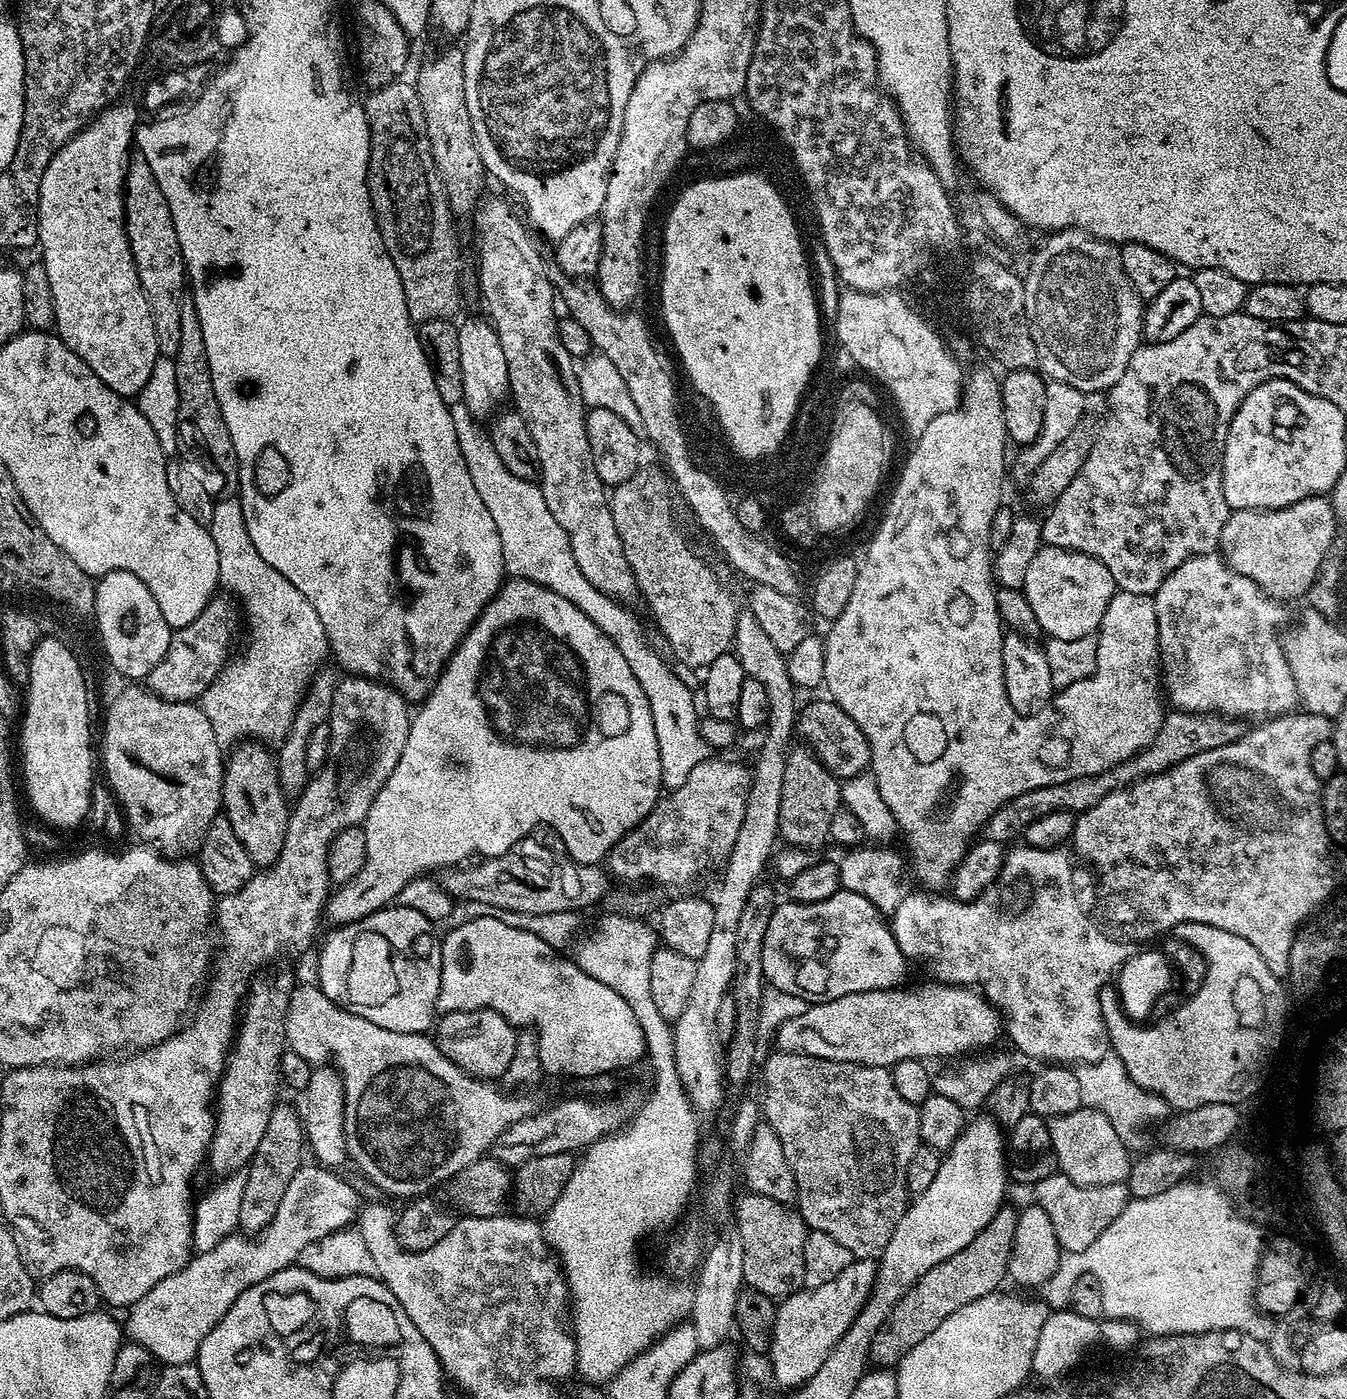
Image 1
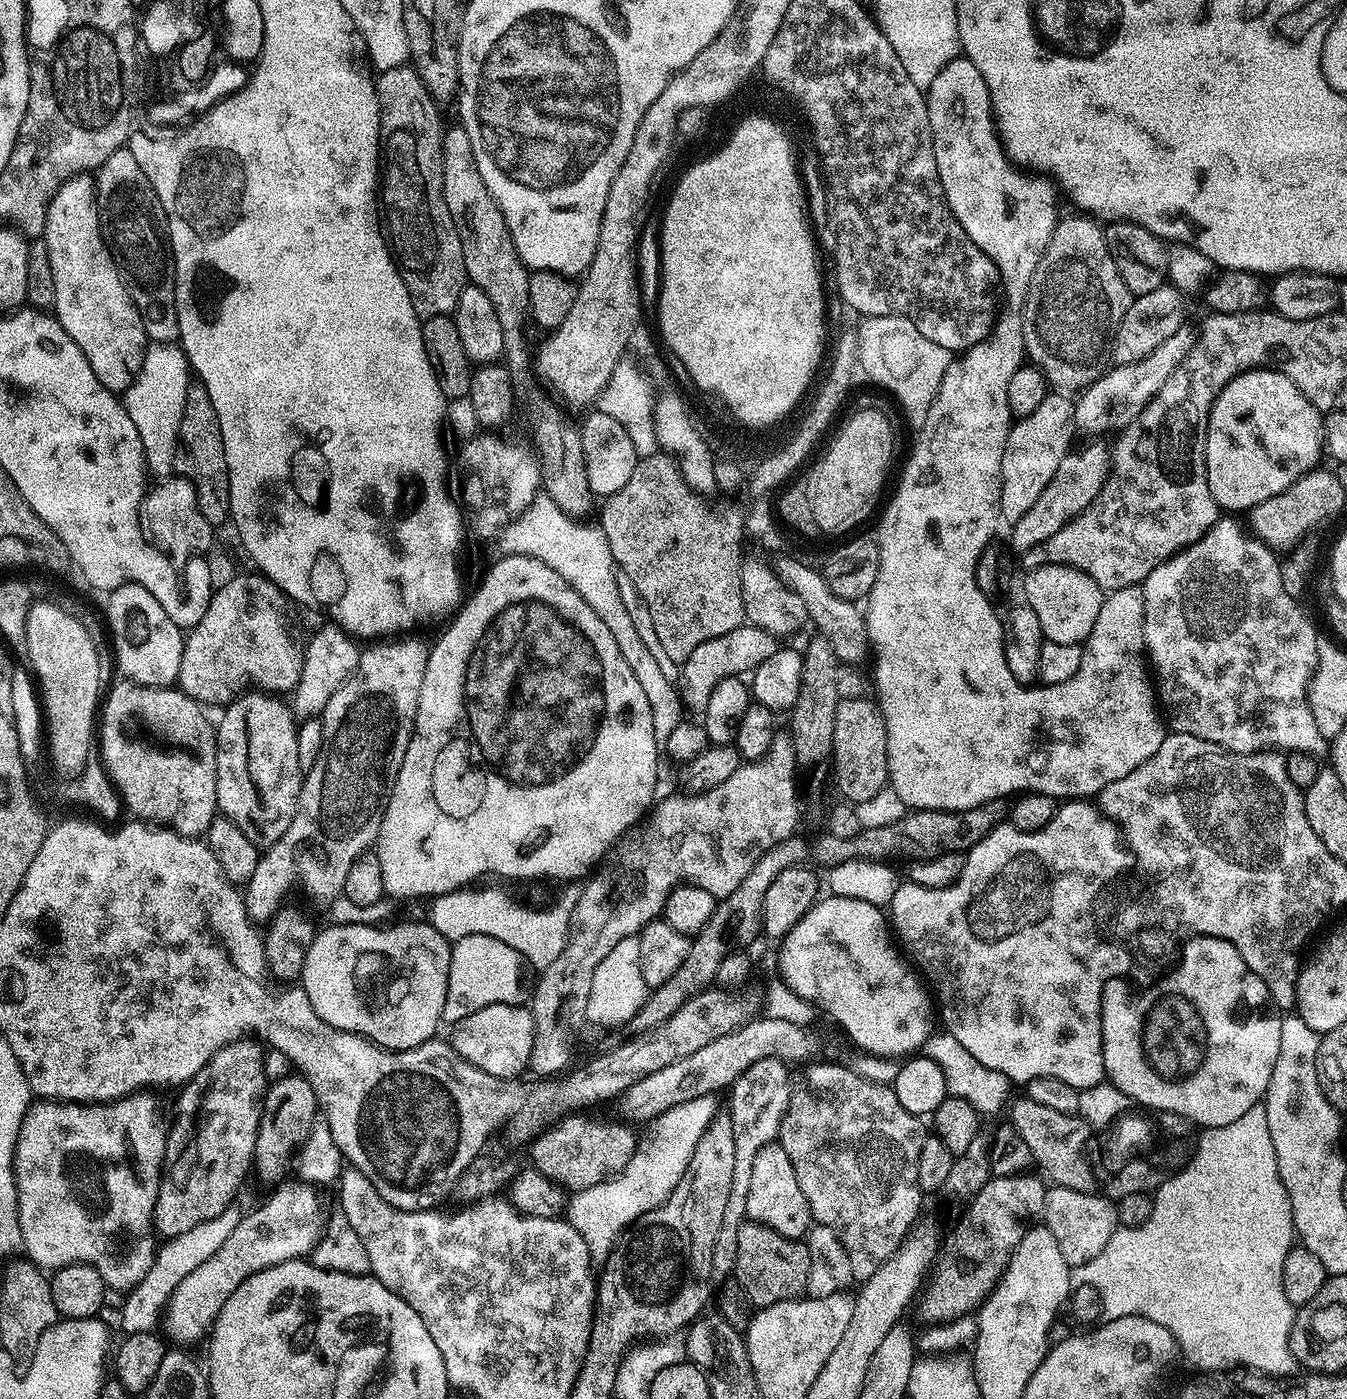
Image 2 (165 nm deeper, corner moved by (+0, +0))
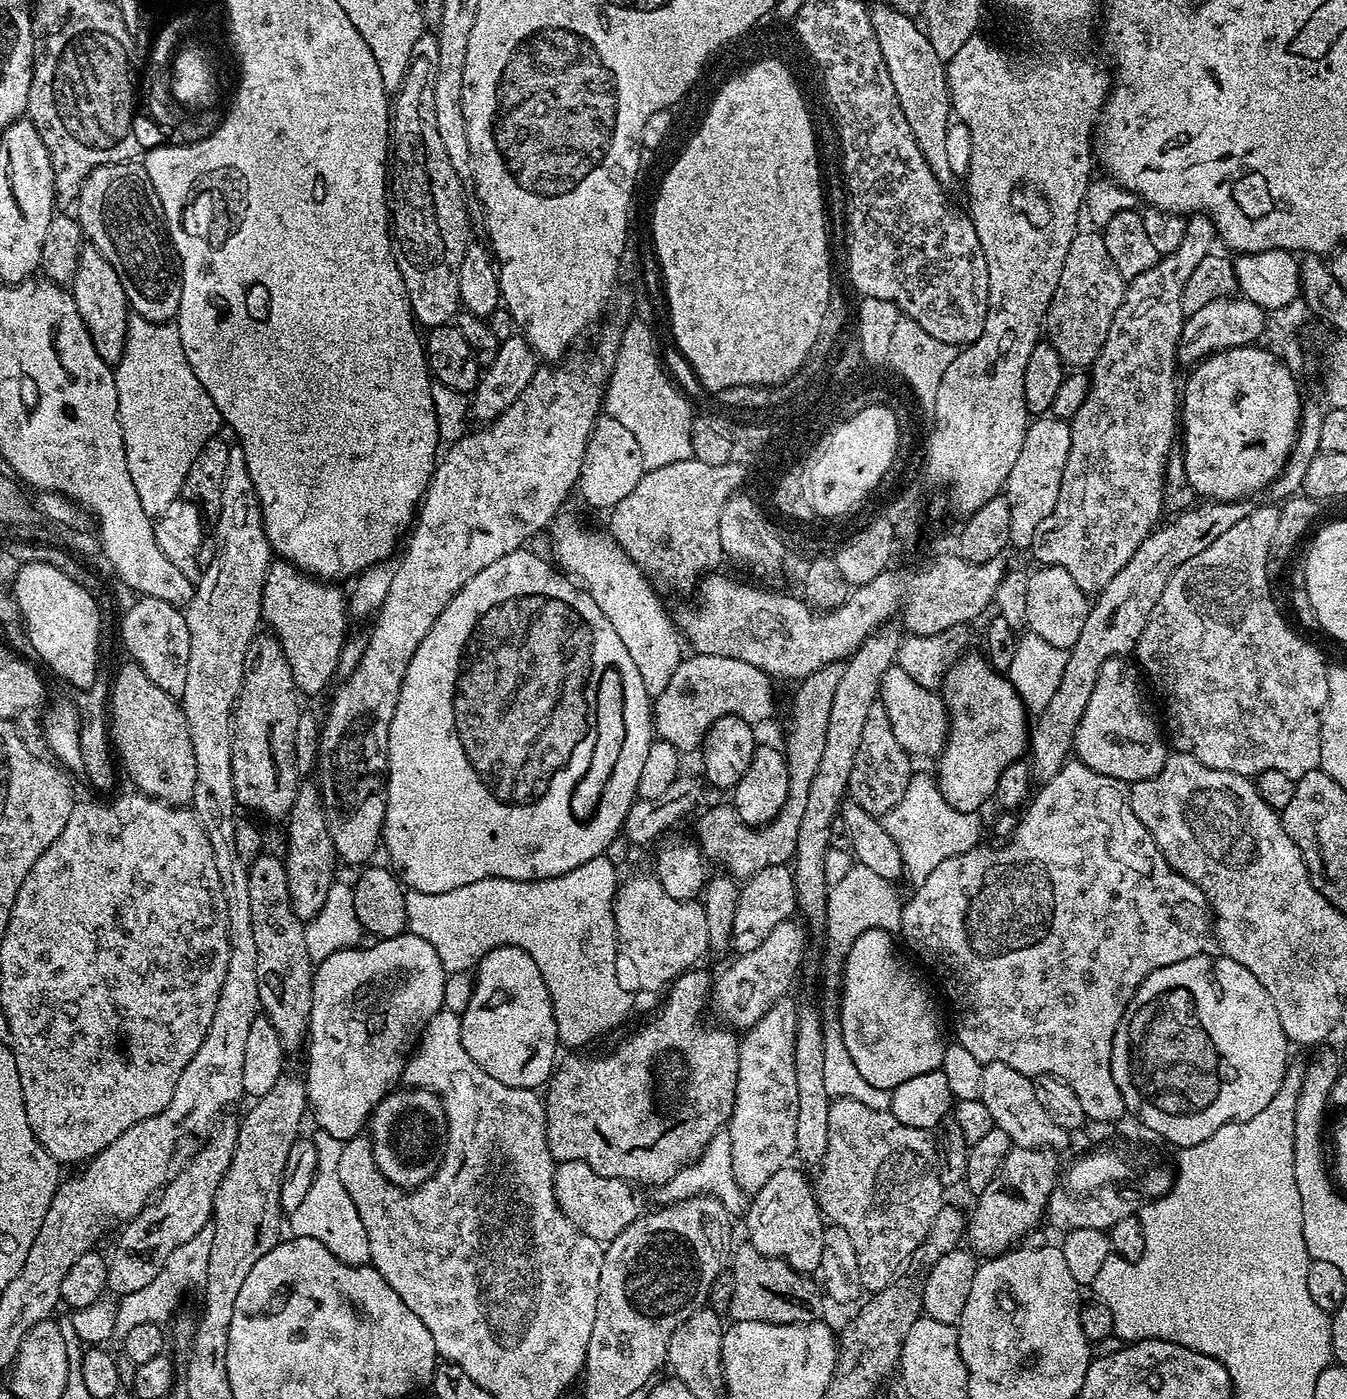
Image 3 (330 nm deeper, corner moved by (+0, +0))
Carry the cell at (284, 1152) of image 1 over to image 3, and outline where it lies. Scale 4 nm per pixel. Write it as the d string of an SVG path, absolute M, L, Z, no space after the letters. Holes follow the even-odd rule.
M262 854L248 864L248 885L250 886L250 918L254 922L254 943L258 946L258 998L263 1015L278 1030L285 1053L292 1054L305 1047L309 1039L308 1019L312 1009L312 977L314 963L306 946L305 921L298 918L290 898L290 882L286 866L279 855Z

